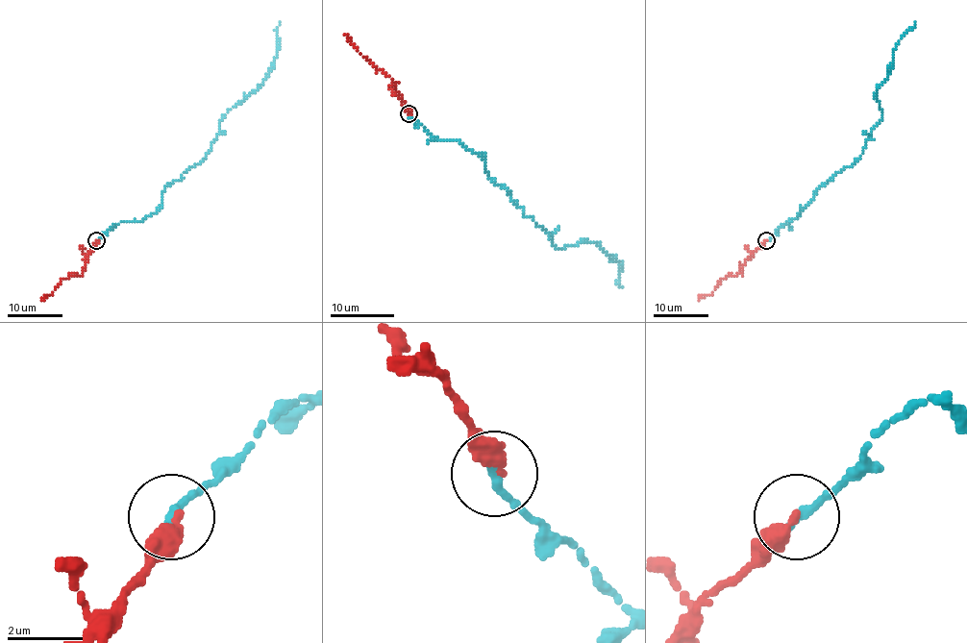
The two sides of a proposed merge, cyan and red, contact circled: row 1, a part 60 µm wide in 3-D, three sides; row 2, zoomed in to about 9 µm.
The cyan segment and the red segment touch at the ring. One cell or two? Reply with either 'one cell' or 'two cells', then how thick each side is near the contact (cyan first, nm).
one cell; calibres 280 and 420 nm

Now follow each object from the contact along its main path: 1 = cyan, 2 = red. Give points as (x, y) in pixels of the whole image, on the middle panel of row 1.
1: (409, 113), (432, 136), (458, 140), (484, 160), (495, 184), (559, 249), (597, 243), (620, 260), (623, 287)
2: (409, 113), (391, 79), (355, 48), (347, 34)

